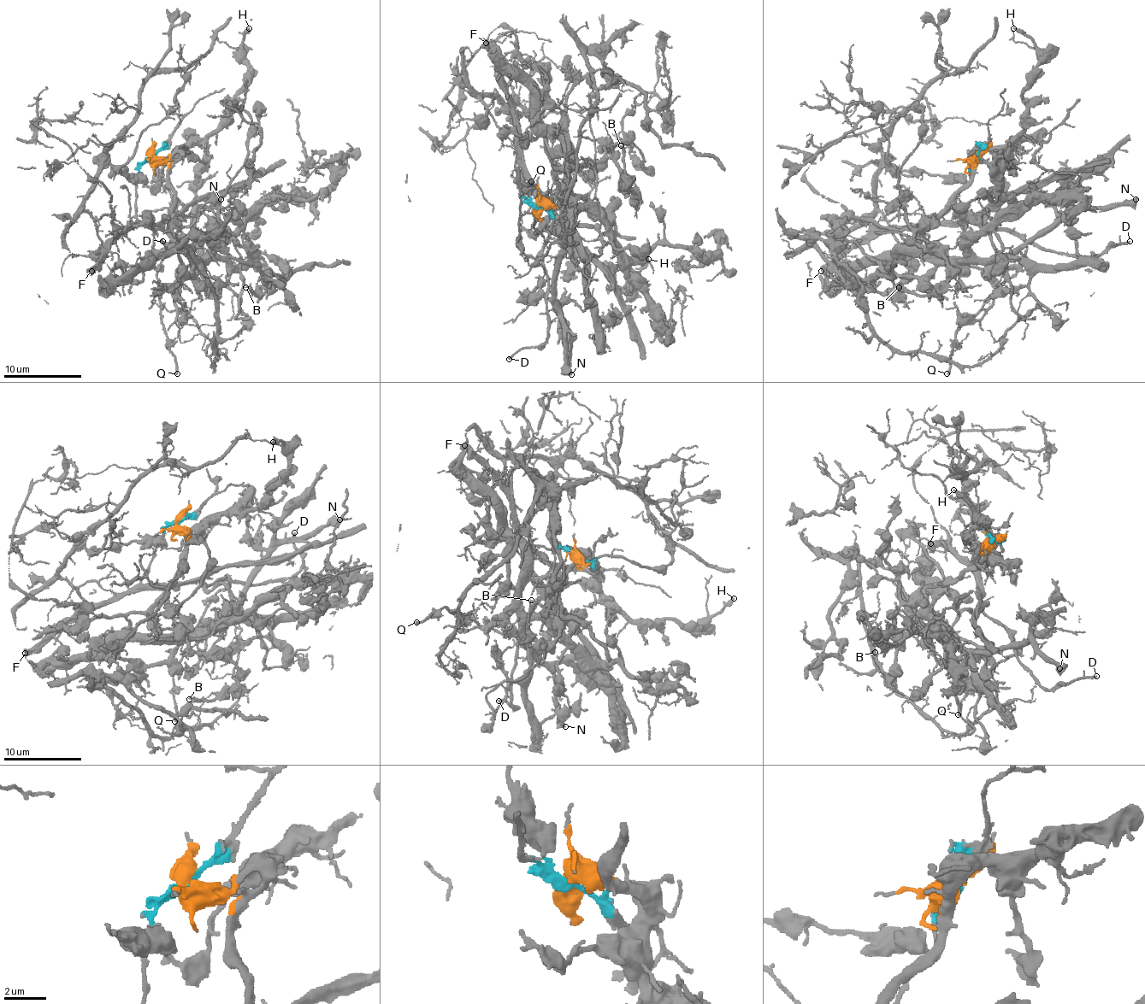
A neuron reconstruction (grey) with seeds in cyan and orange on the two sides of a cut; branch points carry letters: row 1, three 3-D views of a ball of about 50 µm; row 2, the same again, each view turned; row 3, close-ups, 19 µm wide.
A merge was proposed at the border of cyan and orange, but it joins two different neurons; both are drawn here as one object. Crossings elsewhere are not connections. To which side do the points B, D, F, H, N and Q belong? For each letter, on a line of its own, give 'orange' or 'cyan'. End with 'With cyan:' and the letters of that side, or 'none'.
B: orange
D: cyan
F: cyan
H: orange
N: orange
Q: cyan
With cyan: D, F, Q

